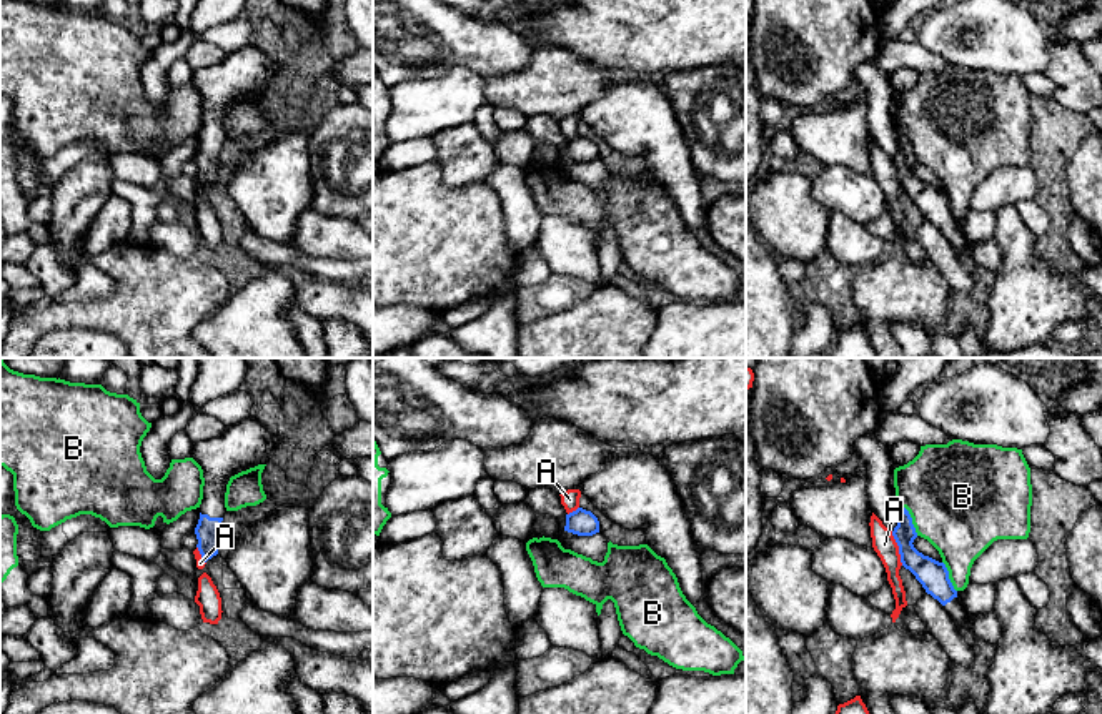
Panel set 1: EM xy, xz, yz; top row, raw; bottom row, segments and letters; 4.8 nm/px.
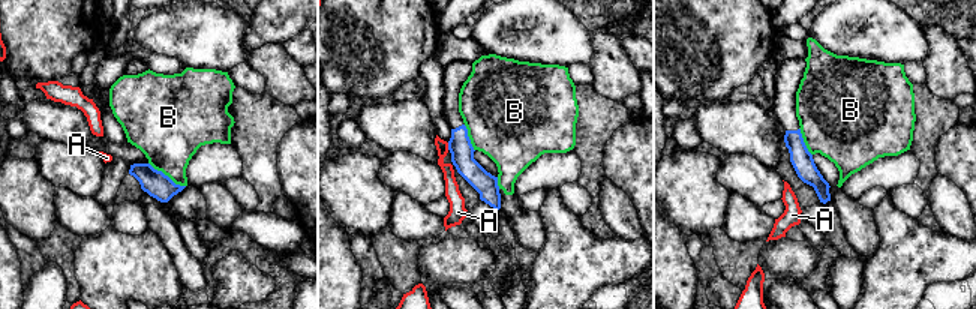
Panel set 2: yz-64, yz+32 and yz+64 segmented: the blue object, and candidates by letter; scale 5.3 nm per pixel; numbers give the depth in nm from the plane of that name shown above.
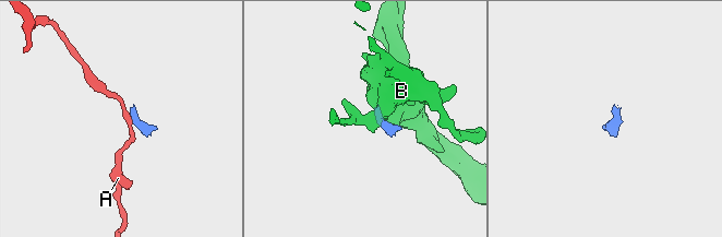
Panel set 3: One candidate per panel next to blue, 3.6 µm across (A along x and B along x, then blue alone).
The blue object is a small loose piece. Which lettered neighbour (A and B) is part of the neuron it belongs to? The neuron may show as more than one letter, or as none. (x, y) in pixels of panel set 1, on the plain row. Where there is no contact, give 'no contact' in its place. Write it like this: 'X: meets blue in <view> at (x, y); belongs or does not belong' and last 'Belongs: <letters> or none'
A: meets blue in yz at (899, 175); does not belong
B: meets blue in yz at (911, 148); does not belong
Belongs: none

